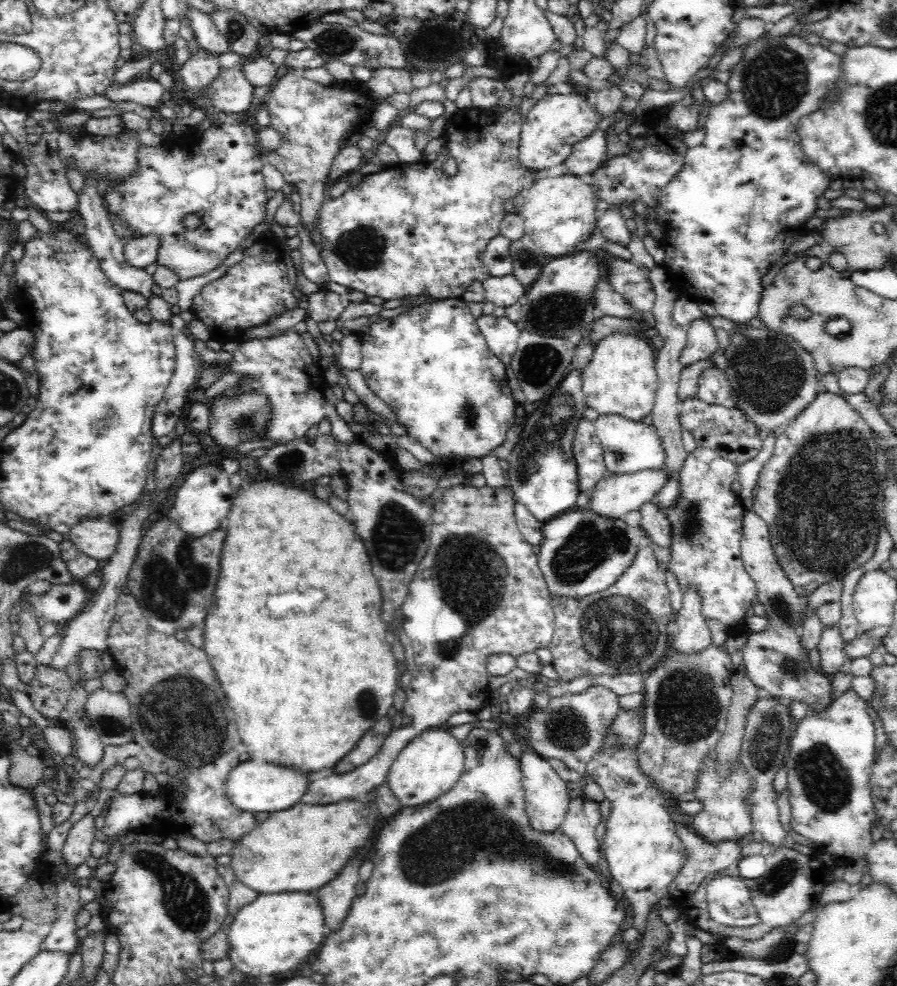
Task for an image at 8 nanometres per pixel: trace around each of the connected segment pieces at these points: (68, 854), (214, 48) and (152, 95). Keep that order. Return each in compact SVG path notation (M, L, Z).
M90 813L72 826L63 845L64 866L76 868L91 855L90 846L94 840L95 827L99 827L99 824Z
M187 4L180 5L180 7L187 15L190 21L190 29L196 35L196 39L198 39L198 43L203 50L212 54L222 54L230 51L228 39L217 30L216 25L210 19L210 14L189 8Z
M148 77L123 85L113 82L105 90L104 95L112 102L136 102L136 104L142 104L142 106L152 109L155 109L161 100L168 100L161 83Z

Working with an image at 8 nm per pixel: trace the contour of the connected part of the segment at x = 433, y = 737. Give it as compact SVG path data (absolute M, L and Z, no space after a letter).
M428 729L415 736L398 754L387 772L390 790L404 808L422 806L448 792L460 778L465 767L465 757L461 744L444 729Z

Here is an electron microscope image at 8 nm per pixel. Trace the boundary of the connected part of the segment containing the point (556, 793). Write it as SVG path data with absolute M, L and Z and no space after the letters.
M524 750L519 761L525 794L525 811L532 828L540 833L551 833L561 829L573 797L568 794L567 782L552 769L546 759L542 759L533 750Z

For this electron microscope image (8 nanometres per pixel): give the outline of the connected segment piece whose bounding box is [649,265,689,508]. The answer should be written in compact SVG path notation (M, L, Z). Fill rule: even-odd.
M656 265L649 274L649 278L656 294L652 307L652 314L656 322L658 331L658 344L656 346L655 367L657 370L657 391L655 394L655 403L651 410L653 418L653 427L660 435L662 446L665 452L665 468L671 474L671 477L665 482L664 487L651 500L655 505L670 508L676 506L676 500L680 498L680 470L684 466L684 460L689 453L682 445L682 423L679 414L681 413L681 402L678 399L678 382L682 367L680 364L680 354L686 348L687 326L680 326L672 317L672 308L676 300L673 285L670 283L667 271L663 265Z

